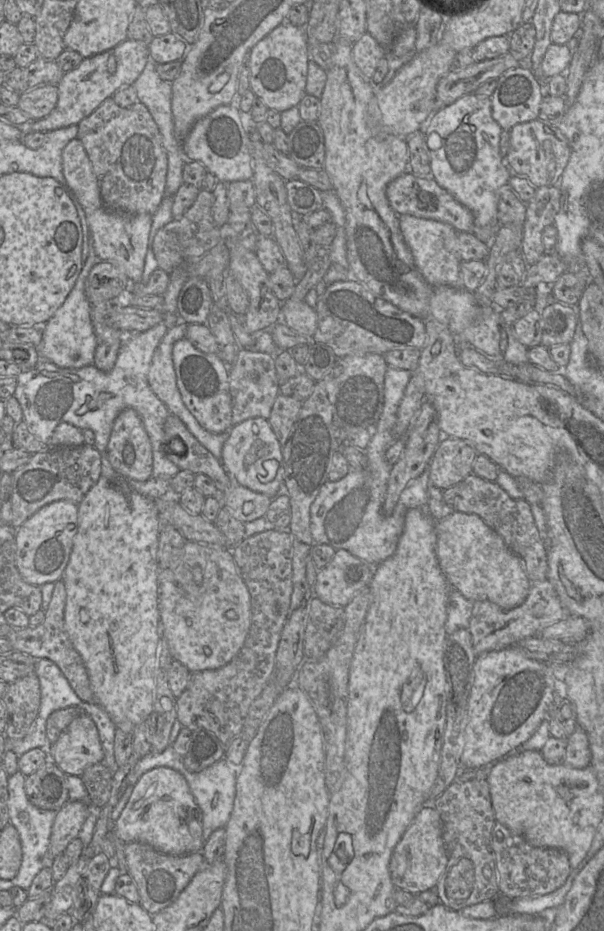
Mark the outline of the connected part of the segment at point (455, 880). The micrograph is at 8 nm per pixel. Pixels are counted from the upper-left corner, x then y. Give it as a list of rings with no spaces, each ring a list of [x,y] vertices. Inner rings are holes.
[[[460,858],[450,869],[446,886],[451,886],[451,894],[459,902],[448,903],[448,908],[457,910],[462,902],[469,899],[474,888],[474,865],[468,858]]]

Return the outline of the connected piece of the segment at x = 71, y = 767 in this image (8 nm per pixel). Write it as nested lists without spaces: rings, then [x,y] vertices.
[[[86,713],[75,718],[47,751],[66,775],[74,776],[81,776],[87,767],[104,758],[98,729]]]

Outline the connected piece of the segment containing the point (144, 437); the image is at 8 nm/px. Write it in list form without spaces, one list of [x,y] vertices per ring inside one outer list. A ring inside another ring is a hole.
[[[126,408],[116,417],[107,444],[107,456],[113,469],[126,479],[146,481],[152,477],[151,442],[134,409]]]

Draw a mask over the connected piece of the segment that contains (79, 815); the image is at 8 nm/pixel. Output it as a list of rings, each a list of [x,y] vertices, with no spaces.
[[[71,800],[57,811],[50,836],[50,861],[63,854],[68,844],[78,837],[92,811],[90,804]]]

